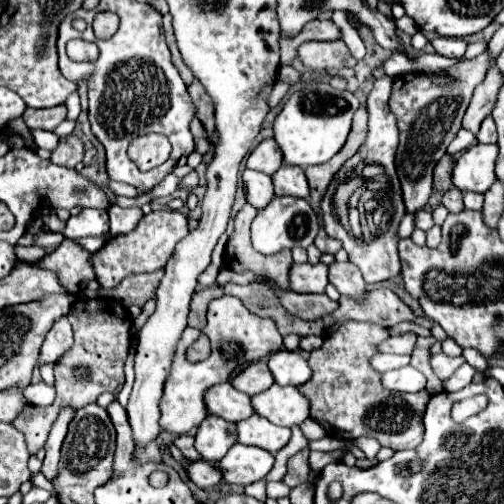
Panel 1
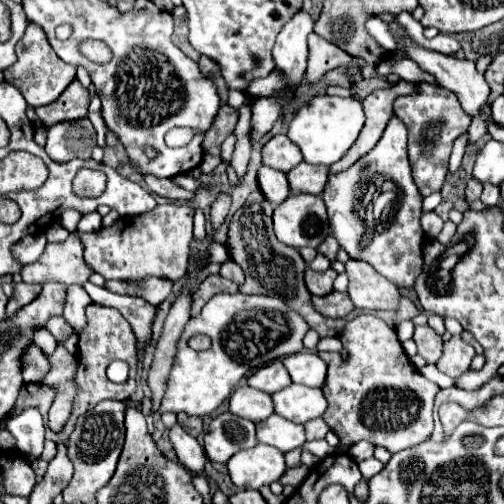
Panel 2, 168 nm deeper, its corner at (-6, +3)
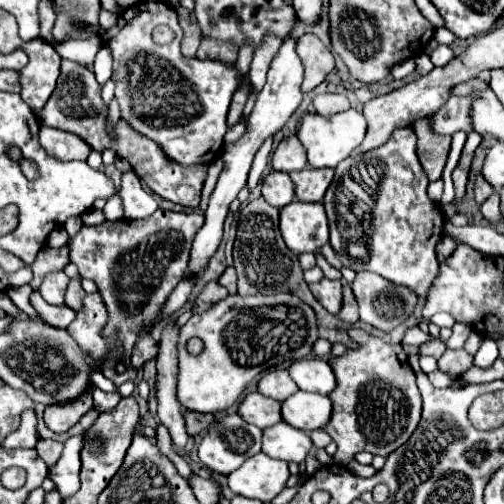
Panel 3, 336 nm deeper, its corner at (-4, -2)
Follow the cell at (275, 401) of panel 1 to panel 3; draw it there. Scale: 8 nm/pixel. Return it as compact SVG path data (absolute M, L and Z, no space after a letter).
M298 391L282 403L284 421L302 431L322 429L330 421L330 415L332 403L326 395Z

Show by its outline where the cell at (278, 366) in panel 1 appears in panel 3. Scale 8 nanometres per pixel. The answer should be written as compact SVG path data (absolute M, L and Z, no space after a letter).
M320 357L302 359L302 361L296 361L288 371L302 391L328 395L336 389L334 371L326 359L320 359Z

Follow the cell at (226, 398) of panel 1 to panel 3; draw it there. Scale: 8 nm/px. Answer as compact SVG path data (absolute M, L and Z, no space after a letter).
M254 391L254 393L248 393L244 397L244 401L240 403L238 413L242 415L242 419L246 419L246 423L256 425L260 429L268 429L268 427L282 421L280 409L282 409L280 401L274 401L266 395Z

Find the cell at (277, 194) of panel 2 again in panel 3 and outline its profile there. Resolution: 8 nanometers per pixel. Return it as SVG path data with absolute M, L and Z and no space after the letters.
M272 171L266 179L264 179L264 185L262 185L262 195L264 199L282 209L284 205L288 205L296 195L294 195L294 185L292 185L292 179L288 173L280 173L280 171Z

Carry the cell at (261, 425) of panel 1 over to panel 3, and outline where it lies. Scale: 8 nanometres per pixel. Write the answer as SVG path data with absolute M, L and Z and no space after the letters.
M280 421L274 427L268 427L262 437L262 451L274 459L282 459L282 461L296 459L294 463L302 463L310 453L310 449L312 449L312 441L308 433L284 421Z

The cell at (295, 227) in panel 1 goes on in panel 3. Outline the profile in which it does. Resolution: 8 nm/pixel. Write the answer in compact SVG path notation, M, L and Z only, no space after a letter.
M292 201L280 209L280 233L296 253L314 253L328 243L328 223L322 203Z

